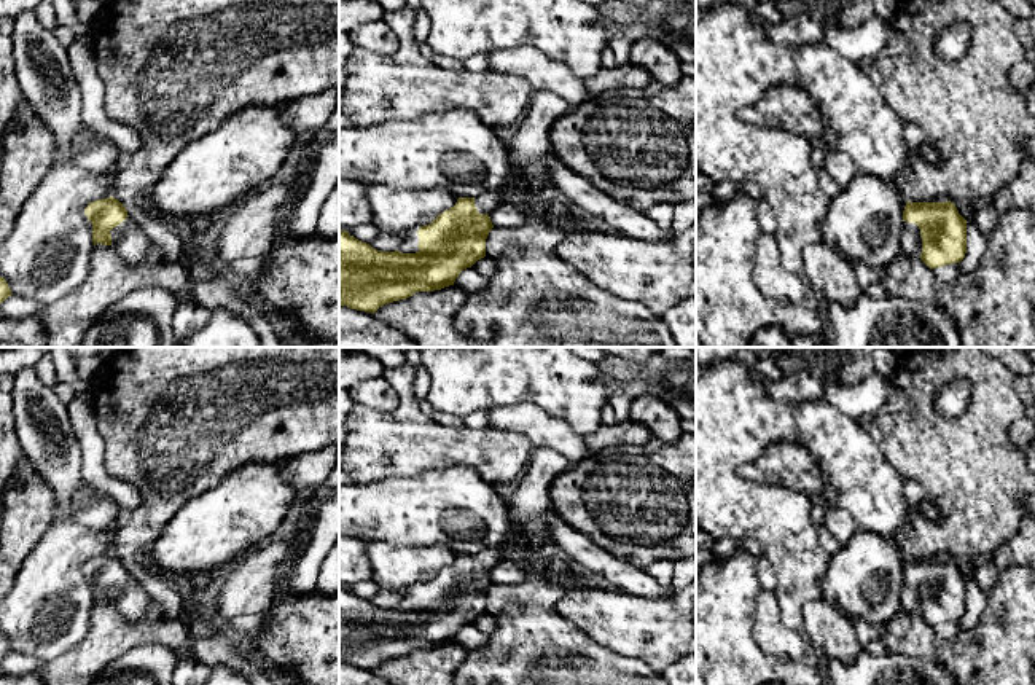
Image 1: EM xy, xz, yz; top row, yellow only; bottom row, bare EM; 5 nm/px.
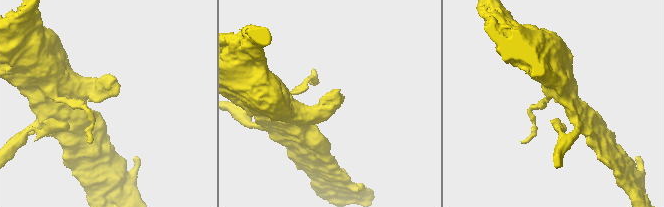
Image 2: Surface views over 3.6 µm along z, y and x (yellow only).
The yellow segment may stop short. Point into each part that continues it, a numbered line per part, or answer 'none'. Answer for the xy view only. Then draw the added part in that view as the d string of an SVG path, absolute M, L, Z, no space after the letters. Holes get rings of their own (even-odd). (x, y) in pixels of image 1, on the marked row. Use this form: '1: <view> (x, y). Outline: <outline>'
1: xy (129, 241). Outline: M131 217L113 228L110 234L113 250L131 264L139 264L151 244L142 226Z

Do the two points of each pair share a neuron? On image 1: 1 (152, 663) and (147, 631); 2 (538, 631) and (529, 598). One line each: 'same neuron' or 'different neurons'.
1: different neurons
2: different neurons

